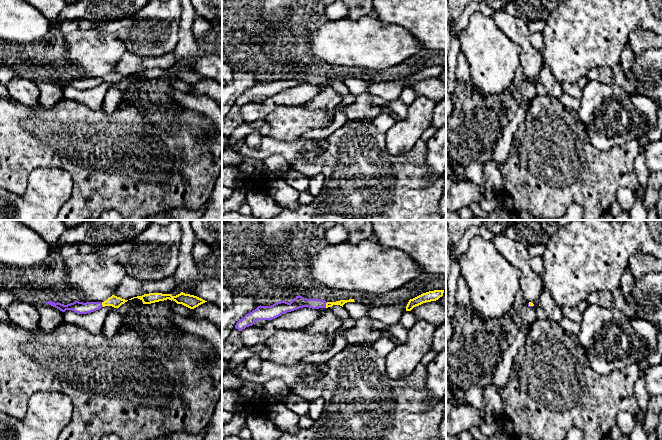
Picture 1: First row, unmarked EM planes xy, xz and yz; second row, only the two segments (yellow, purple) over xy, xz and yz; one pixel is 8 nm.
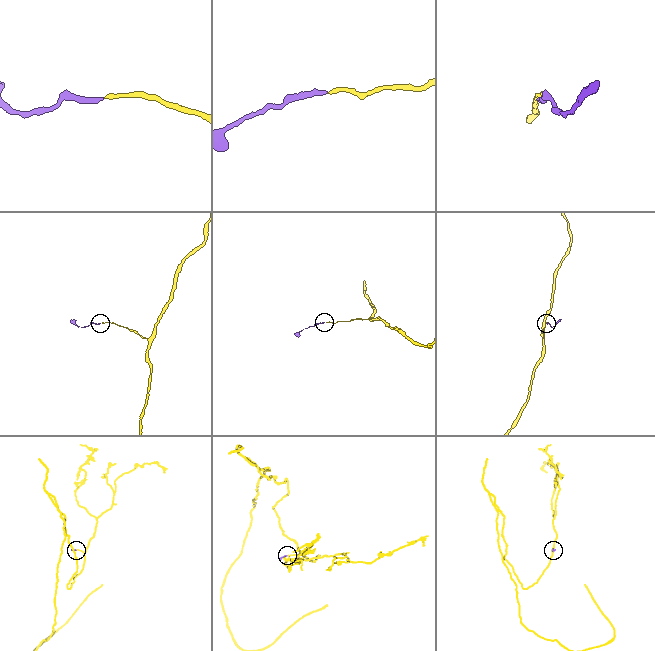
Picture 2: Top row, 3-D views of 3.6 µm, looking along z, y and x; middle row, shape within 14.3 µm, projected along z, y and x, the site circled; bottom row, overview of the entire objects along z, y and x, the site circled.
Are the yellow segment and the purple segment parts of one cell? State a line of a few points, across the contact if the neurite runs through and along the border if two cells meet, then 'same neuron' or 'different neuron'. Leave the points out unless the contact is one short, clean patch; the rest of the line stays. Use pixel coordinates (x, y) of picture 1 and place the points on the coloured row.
line xz (329, 304), (326, 305), (299, 302); same neuron

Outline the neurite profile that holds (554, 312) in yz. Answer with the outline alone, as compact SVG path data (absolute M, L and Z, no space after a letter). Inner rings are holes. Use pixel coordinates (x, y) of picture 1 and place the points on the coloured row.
M545 287L534 306L541 307L551 321L559 323L564 318L561 307Z

